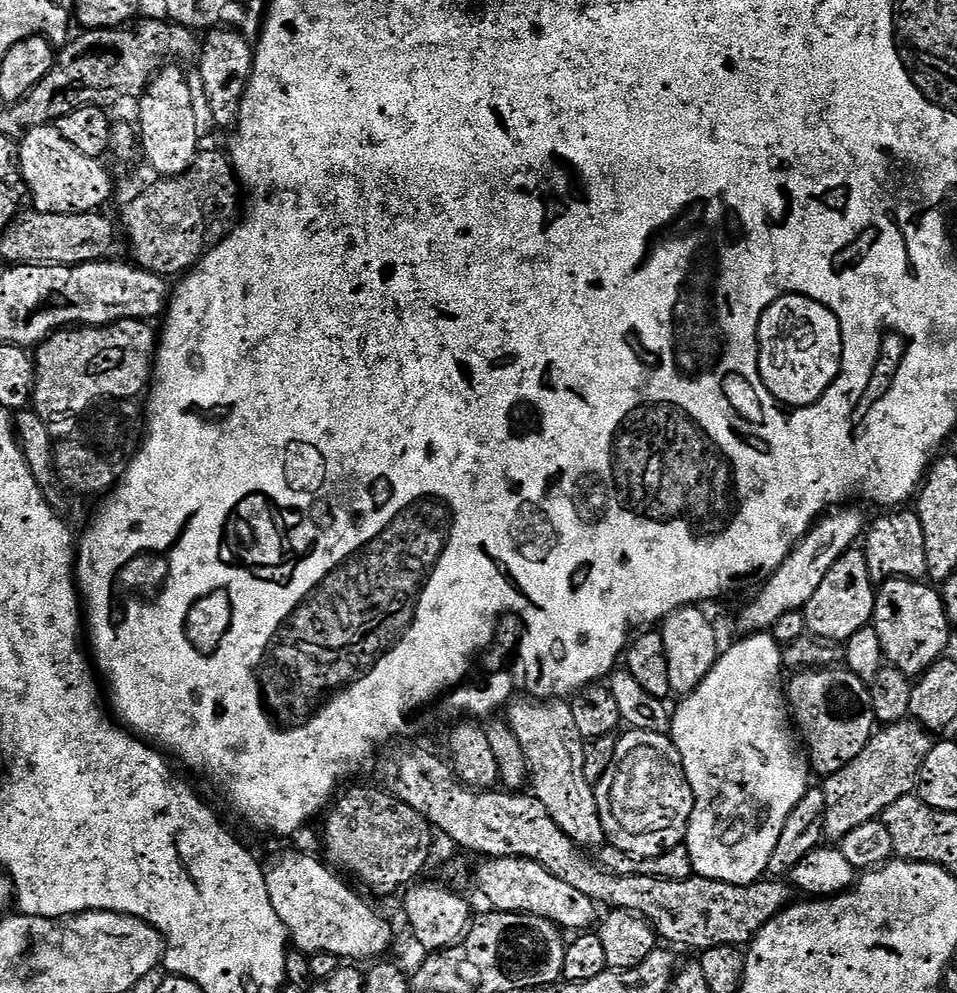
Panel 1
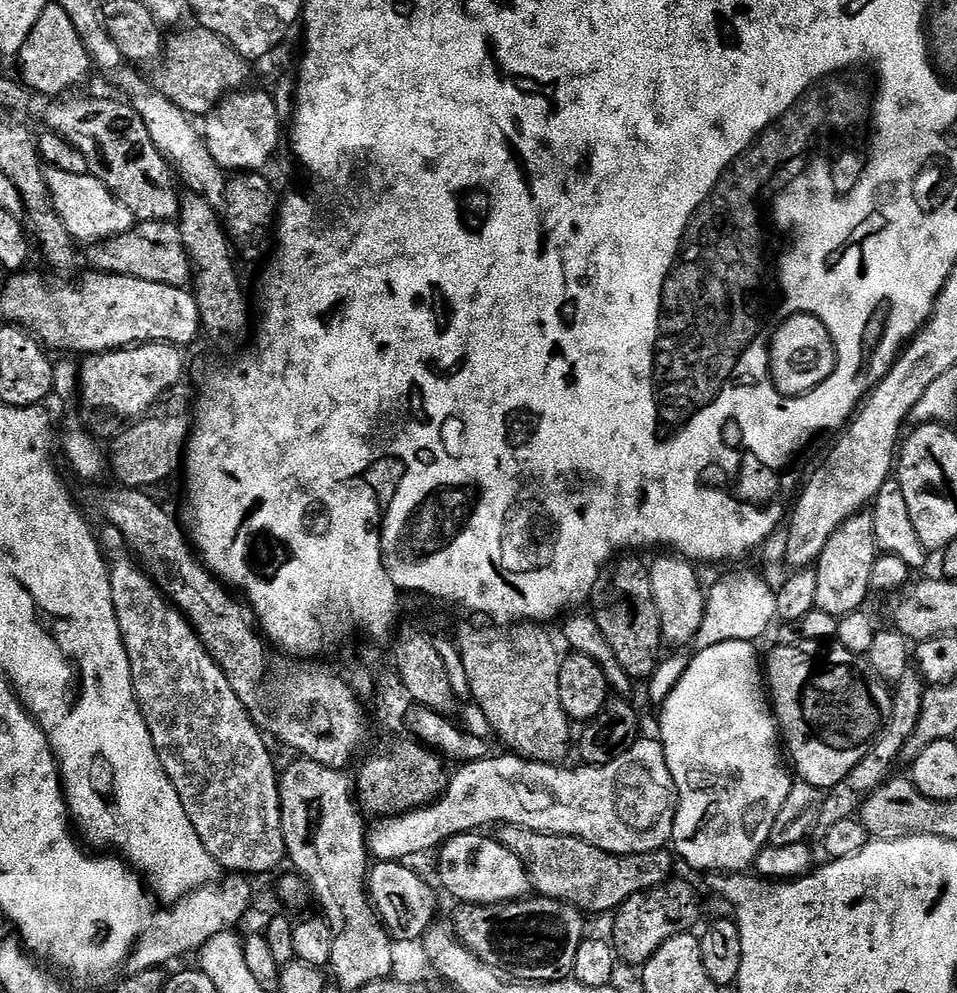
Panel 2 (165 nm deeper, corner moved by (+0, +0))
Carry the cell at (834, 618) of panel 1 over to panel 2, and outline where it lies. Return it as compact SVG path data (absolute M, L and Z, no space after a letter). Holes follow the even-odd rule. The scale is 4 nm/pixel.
M859 511L846 522L842 522L842 526L838 526L834 534L830 534L826 550L822 550L819 560L814 565L818 578L816 610L837 618L861 611L868 600L868 591L873 591L874 588L872 575L877 555L871 511Z

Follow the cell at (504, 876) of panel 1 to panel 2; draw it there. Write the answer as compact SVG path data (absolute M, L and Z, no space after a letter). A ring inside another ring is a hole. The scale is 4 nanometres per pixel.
M479 831L462 832L459 836L450 838L439 849L440 880L444 888L456 899L456 902L466 904L506 904L509 900L523 900L533 891L534 885L526 866L510 849L500 844L499 839L480 836Z

